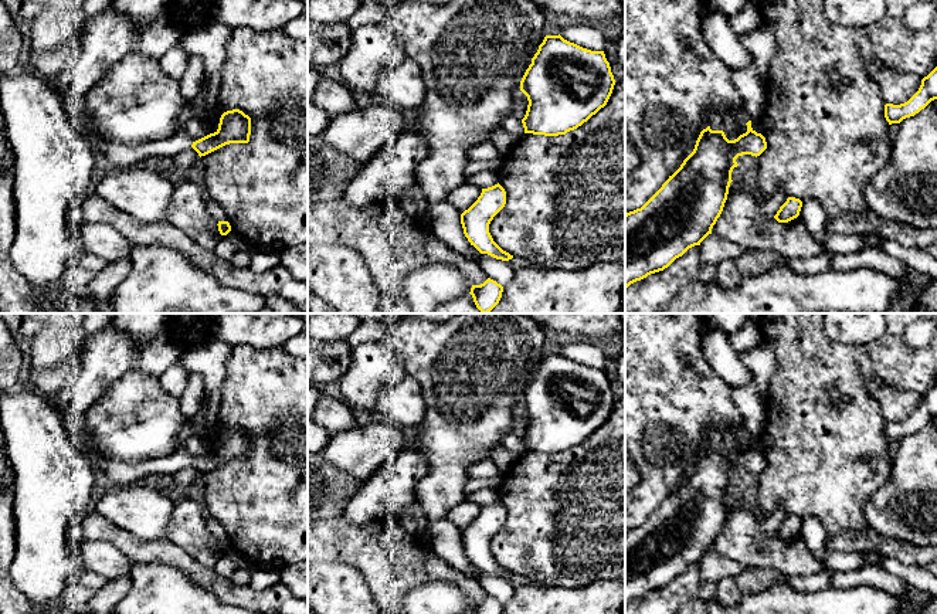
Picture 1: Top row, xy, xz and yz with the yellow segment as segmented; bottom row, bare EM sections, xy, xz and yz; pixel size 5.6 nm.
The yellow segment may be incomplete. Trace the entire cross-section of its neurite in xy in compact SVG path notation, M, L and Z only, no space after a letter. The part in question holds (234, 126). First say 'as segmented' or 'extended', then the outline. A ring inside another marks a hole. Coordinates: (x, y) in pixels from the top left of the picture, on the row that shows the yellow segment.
extended | M113 3L86 18L81 54L71 68L60 75L57 84L74 129L88 138L95 153L101 152L113 167L132 167L150 157L172 159L189 147L201 157L230 143L249 142L251 118L240 109L224 112L218 129L196 142L184 128L170 138L132 146L105 140L96 132L85 102L89 89L128 54L139 51L160 60L181 35L183 31L164 11L143 27Z

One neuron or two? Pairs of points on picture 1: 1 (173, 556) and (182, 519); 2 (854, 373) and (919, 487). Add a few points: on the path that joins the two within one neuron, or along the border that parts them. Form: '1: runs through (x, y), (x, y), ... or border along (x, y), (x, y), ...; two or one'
1: border along (165, 538), (180, 546), (202, 565); two
2: border along (892, 460), (888, 479), (876, 489); two

